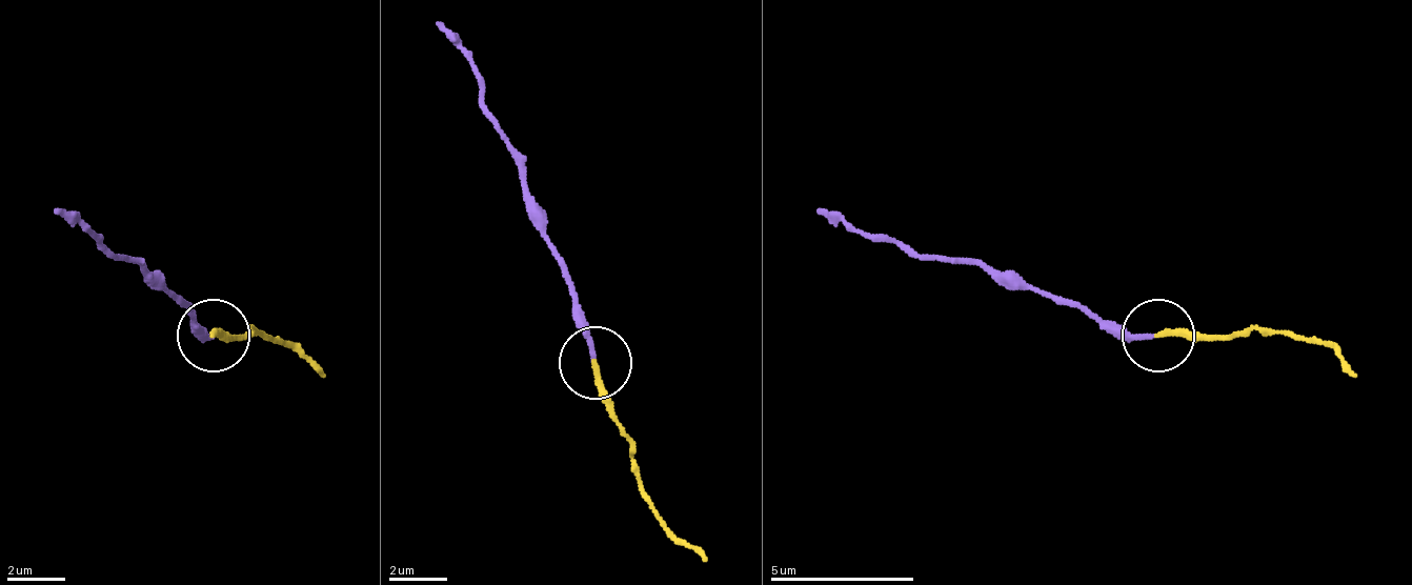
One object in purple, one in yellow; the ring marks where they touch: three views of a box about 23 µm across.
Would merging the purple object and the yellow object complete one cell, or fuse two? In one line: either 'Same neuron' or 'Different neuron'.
Different neuron

